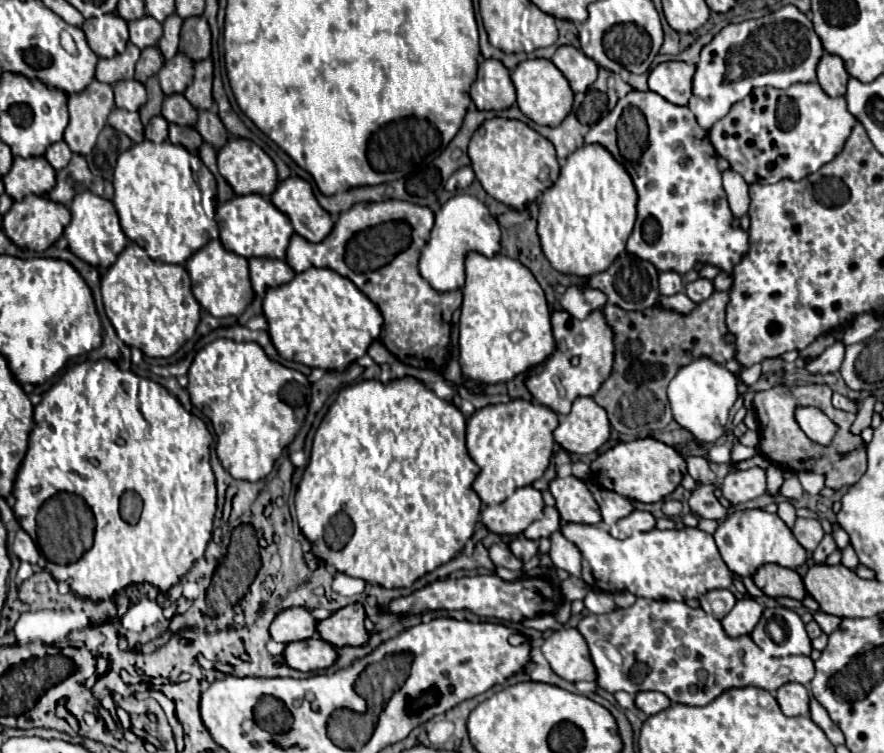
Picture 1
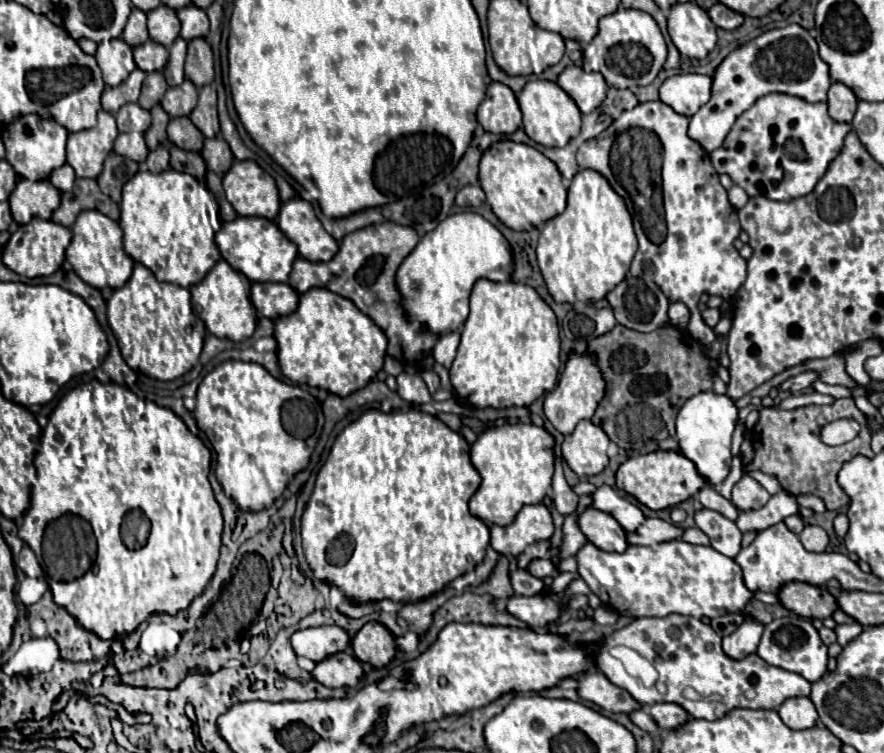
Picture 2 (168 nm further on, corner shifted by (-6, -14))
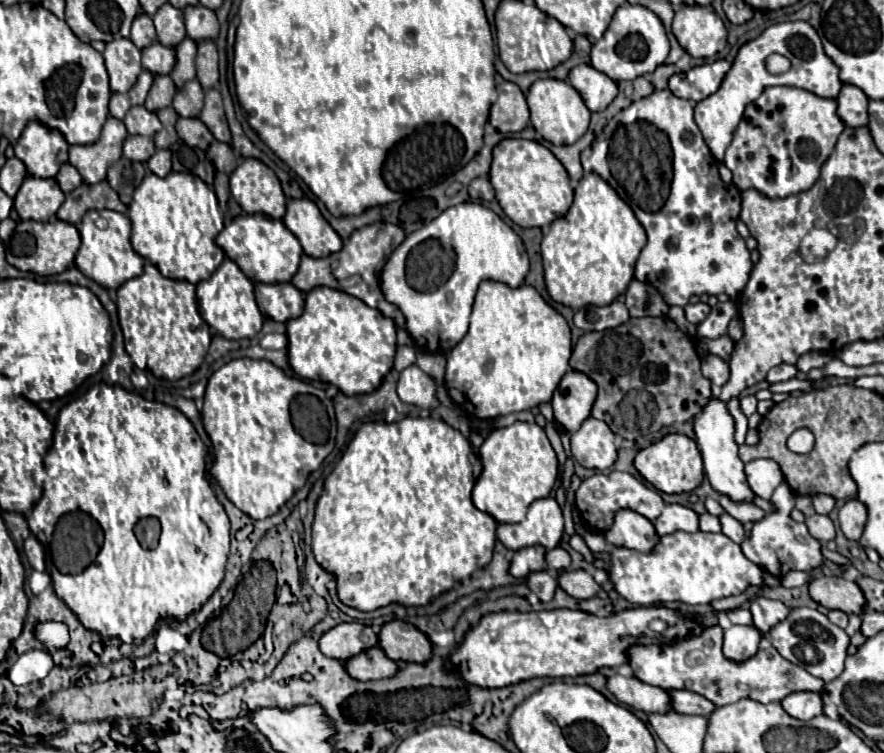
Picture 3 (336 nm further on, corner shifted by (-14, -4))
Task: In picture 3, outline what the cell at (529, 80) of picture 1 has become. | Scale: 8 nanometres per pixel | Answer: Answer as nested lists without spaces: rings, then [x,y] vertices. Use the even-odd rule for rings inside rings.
[[[545,78],[545,80],[533,82],[533,86],[527,92],[527,104],[529,104],[529,110],[531,110],[533,128],[537,130],[539,136],[543,136],[547,142],[551,142],[555,146],[575,144],[589,128],[591,112],[587,110],[579,92],[563,80]]]

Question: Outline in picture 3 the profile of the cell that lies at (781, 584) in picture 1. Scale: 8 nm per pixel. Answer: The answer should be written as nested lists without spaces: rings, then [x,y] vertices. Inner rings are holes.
[[[821,576],[809,584],[811,598],[827,610],[841,610],[847,614],[861,614],[867,606],[863,590],[841,576]]]

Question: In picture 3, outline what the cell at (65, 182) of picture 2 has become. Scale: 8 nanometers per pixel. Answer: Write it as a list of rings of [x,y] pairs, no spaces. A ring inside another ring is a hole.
[[[69,162],[61,166],[61,170],[59,170],[59,174],[55,176],[55,180],[57,180],[59,188],[61,188],[65,194],[71,192],[71,190],[75,190],[75,188],[83,182],[81,176],[79,176],[79,172],[77,172]]]

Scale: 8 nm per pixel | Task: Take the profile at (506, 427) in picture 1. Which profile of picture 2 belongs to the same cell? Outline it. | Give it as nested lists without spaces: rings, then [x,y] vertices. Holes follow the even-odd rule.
[[[503,424],[479,434],[471,446],[471,462],[483,482],[469,500],[471,514],[489,524],[507,526],[523,506],[539,504],[551,488],[555,470],[553,446],[555,438],[535,424]]]

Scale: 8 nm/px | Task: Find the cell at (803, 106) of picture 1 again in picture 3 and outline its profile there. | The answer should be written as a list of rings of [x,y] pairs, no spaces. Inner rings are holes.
[[[769,86],[763,94],[745,108],[745,114],[733,134],[733,142],[725,152],[725,166],[733,172],[733,184],[739,190],[755,188],[767,198],[787,198],[797,192],[809,190],[819,178],[823,162],[829,158],[831,150],[845,124],[837,116],[837,102],[831,98],[819,98],[807,90],[791,86]]]

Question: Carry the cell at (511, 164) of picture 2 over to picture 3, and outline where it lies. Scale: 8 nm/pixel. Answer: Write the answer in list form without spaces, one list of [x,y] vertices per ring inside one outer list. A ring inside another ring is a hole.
[[[505,138],[493,150],[491,184],[503,212],[523,228],[543,228],[567,214],[573,202],[573,188],[563,164],[539,142]]]

